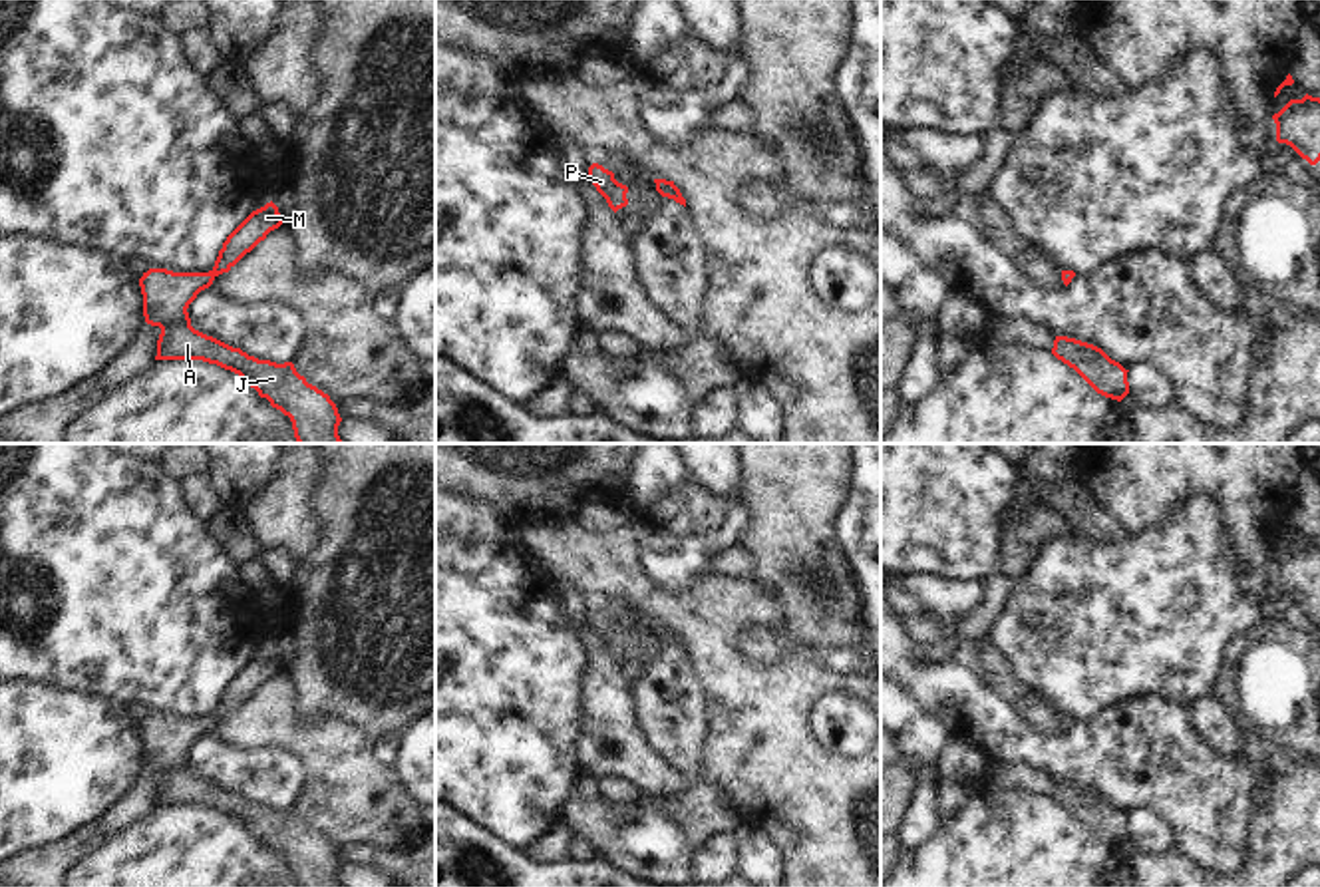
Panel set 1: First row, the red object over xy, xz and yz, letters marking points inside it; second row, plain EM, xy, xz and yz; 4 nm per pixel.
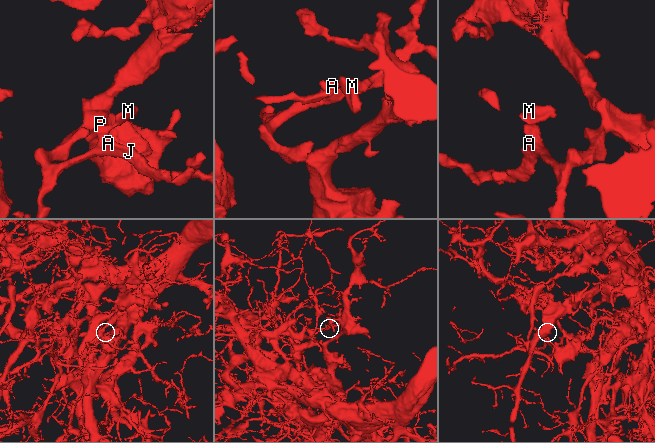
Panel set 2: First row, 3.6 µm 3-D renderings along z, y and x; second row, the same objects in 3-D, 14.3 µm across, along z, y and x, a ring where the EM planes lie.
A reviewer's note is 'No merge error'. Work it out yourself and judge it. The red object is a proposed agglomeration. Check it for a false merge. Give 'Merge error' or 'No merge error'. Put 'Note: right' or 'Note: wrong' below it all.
No merge error
Note: right

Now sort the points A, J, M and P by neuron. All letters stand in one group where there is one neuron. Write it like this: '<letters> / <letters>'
A J M P

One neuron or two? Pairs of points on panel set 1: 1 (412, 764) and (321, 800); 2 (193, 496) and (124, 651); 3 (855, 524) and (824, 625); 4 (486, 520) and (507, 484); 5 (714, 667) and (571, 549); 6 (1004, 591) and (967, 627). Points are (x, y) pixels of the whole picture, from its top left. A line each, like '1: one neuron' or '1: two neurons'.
1: two neurons
2: two neurons
3: two neurons
4: two neurons
5: one neuron
6: one neuron

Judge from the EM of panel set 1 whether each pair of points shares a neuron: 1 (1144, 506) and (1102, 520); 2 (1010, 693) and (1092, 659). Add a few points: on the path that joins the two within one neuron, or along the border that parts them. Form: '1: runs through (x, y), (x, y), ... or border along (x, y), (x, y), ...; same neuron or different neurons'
1: border along (1080, 484), (1132, 533); different neurons
2: border along (996, 649), (1006, 659), (1012, 675), (1040, 701); different neurons

